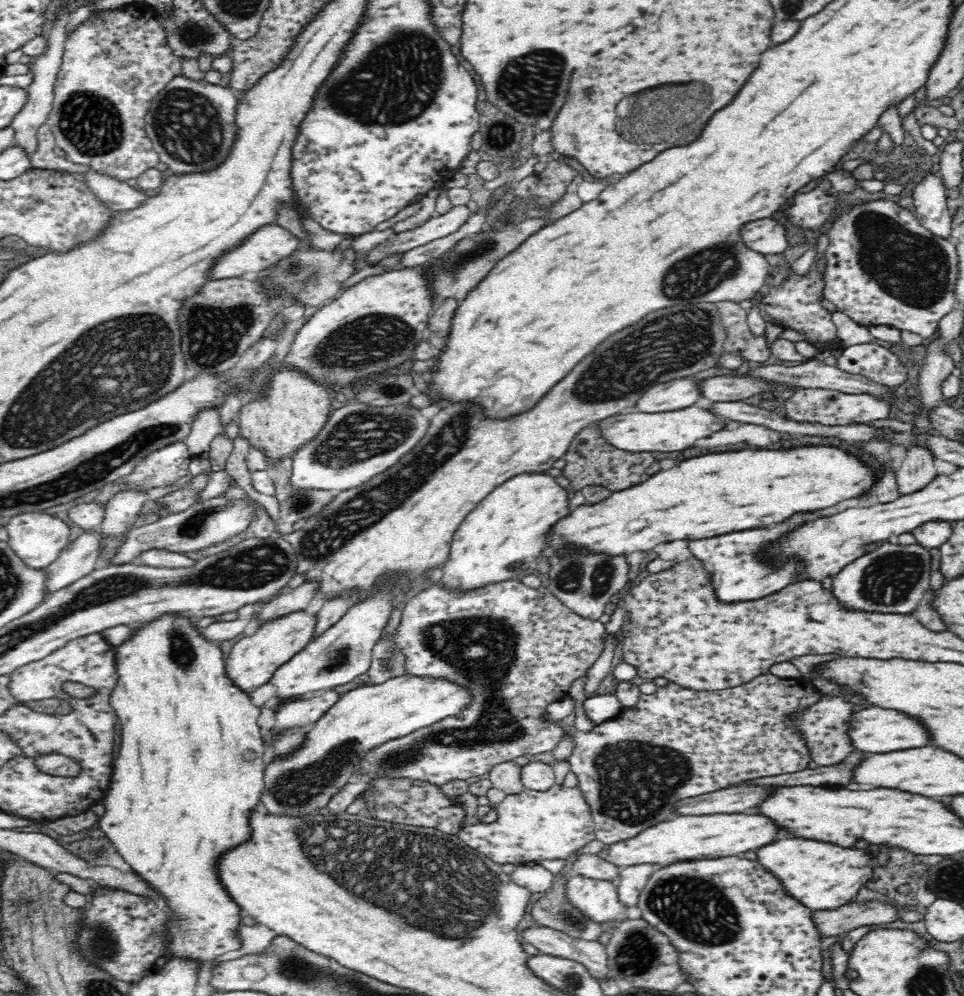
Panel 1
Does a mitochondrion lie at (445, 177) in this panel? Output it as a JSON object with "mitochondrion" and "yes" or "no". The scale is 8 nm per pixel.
{"mitochondrion":"no"}

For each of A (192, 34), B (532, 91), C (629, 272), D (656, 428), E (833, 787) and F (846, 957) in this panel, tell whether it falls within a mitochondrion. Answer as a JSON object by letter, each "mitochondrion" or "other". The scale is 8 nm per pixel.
{"A":"mitochondrion","B":"mitochondrion","C":"other","D":"other","E":"other","F":"other"}

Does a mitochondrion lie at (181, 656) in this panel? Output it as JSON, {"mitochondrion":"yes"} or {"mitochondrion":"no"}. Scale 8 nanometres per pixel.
{"mitochondrion":"yes"}

